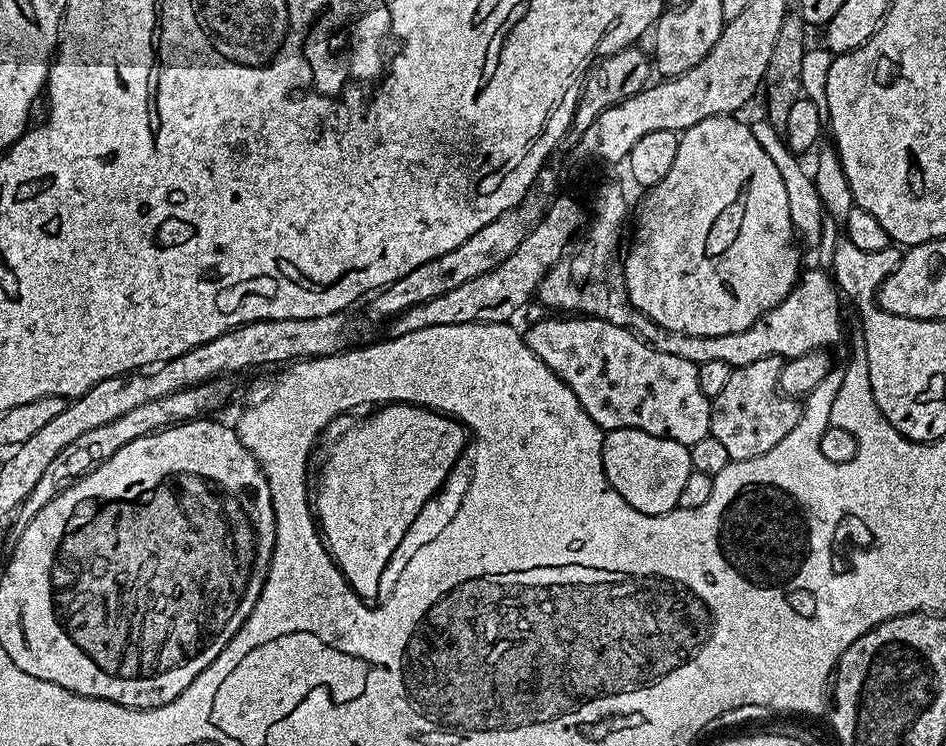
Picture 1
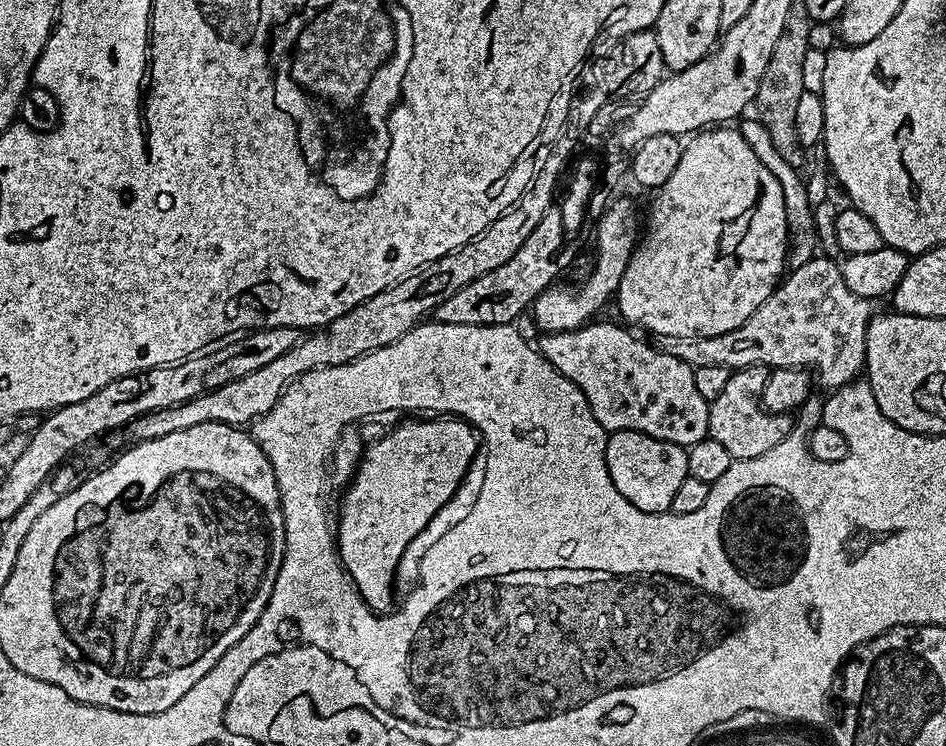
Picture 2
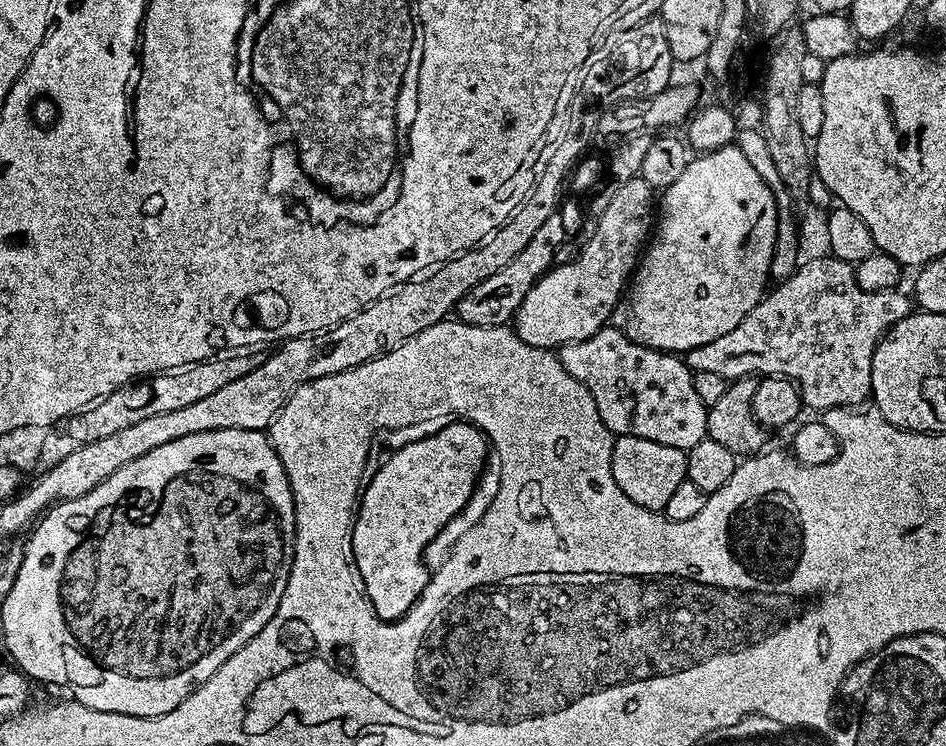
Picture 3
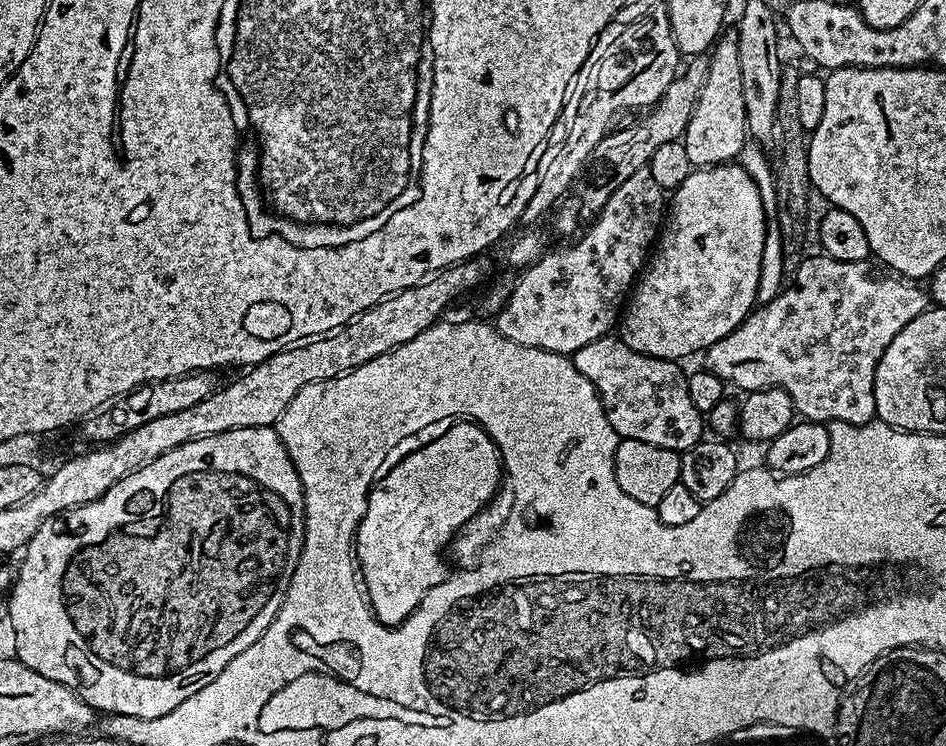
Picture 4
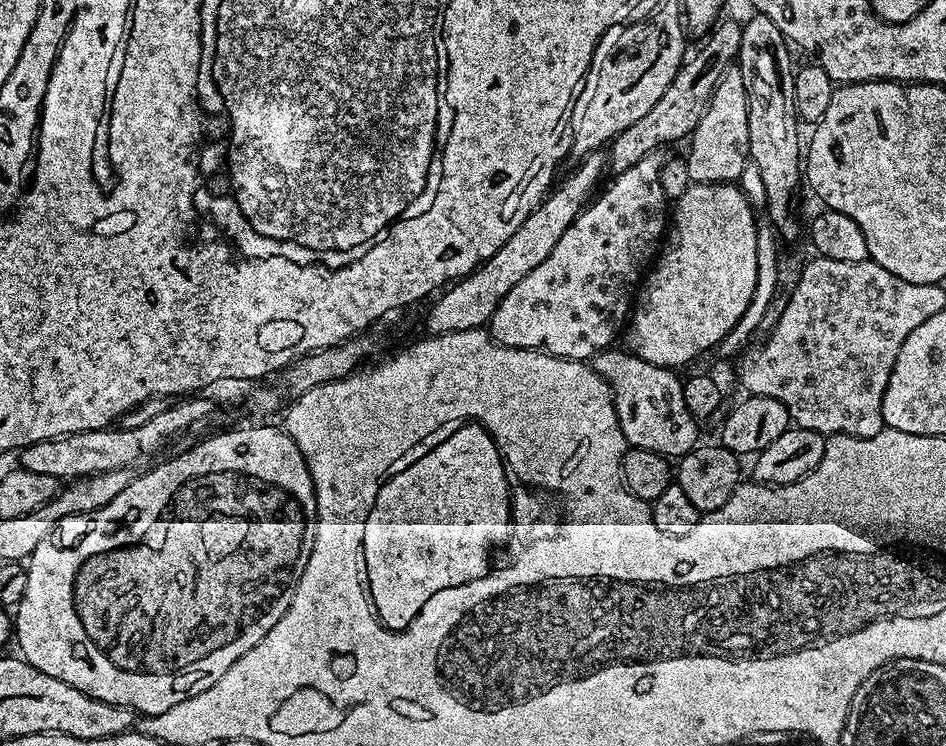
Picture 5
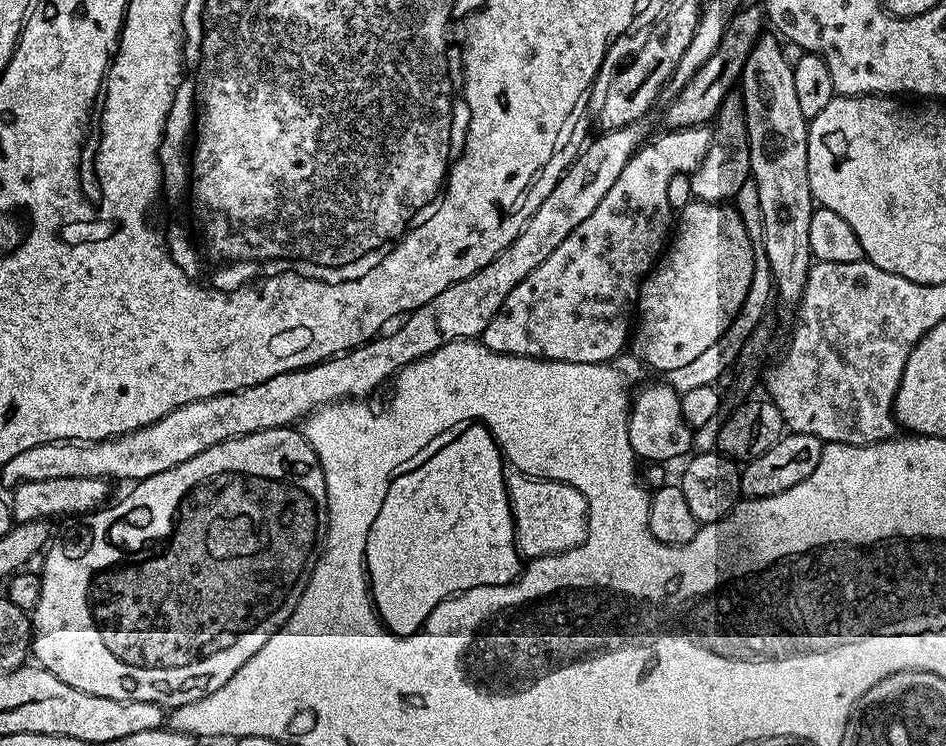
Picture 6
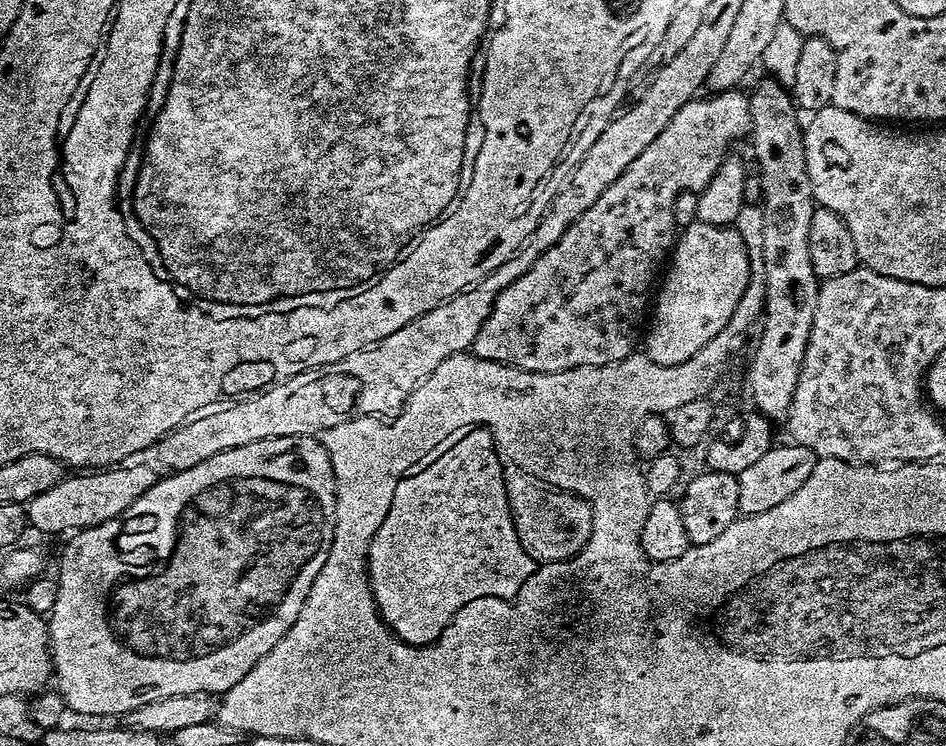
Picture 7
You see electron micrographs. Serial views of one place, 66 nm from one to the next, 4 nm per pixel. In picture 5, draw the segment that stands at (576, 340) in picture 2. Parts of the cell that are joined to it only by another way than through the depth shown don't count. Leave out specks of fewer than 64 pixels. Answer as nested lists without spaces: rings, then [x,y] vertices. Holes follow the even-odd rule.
[[[613,346],[593,356],[590,367],[606,381],[612,391],[618,426],[631,447],[645,448],[660,456],[679,458],[697,447],[698,422],[686,410],[684,380],[673,369],[654,366],[627,350]]]

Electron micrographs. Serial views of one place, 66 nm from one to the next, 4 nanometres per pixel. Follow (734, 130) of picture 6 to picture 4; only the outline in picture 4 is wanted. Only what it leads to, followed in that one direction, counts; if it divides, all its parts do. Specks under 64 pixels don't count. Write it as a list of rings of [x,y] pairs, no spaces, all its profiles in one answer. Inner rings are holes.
[[[734,26],[721,32],[713,45],[708,63],[707,81],[696,100],[690,122],[682,137],[686,154],[694,168],[712,167],[716,164],[735,161],[745,144],[748,119],[745,112],[745,99],[742,98],[742,68],[738,55],[738,32]]]

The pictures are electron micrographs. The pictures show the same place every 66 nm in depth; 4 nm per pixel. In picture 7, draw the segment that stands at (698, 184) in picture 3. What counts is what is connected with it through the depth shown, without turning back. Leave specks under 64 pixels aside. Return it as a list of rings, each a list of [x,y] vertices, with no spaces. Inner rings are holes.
[[[693,222],[681,232],[684,233],[681,234],[680,241],[677,244],[675,241],[671,249],[670,259],[663,273],[664,281],[662,281],[663,276],[659,281],[658,291],[650,308],[650,323],[642,340],[643,355],[658,366],[678,366],[694,358],[694,354],[698,354],[698,350],[702,350],[702,346],[706,346],[710,338],[717,336],[728,325],[748,285],[750,248],[742,242],[735,227]]]

